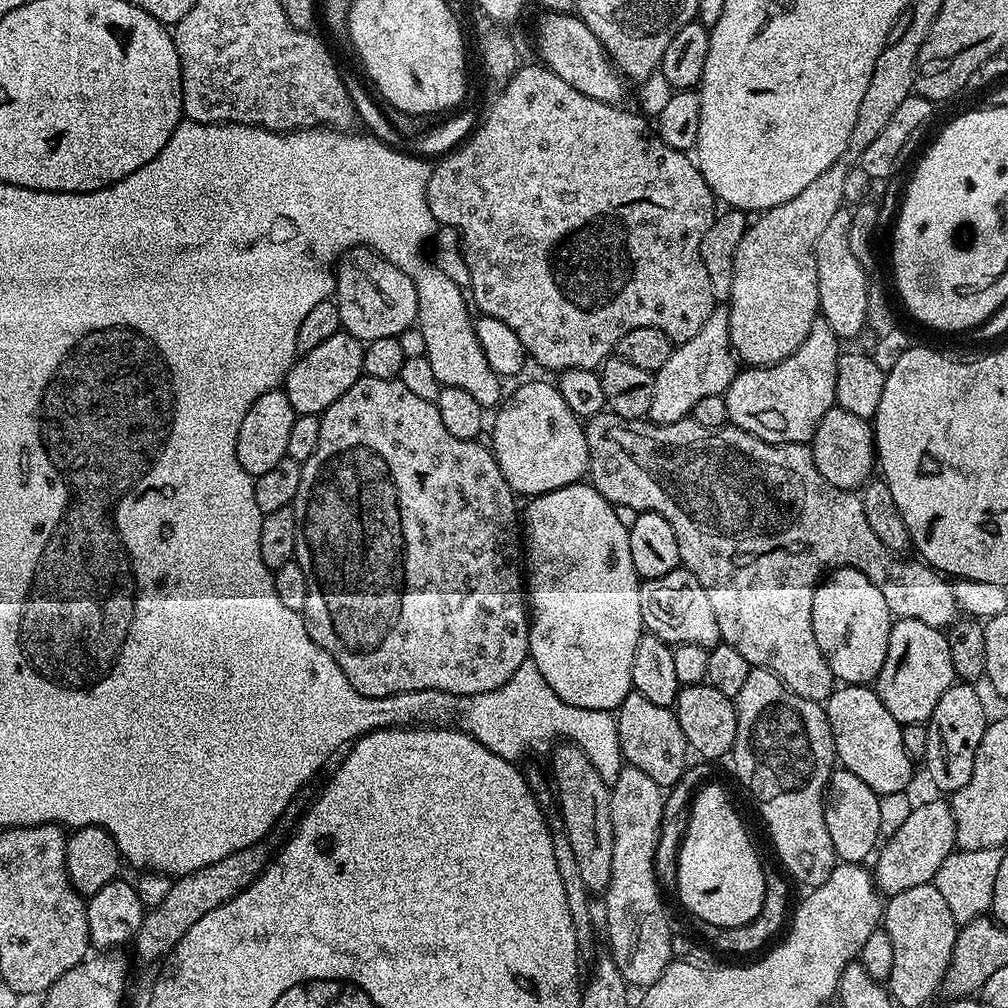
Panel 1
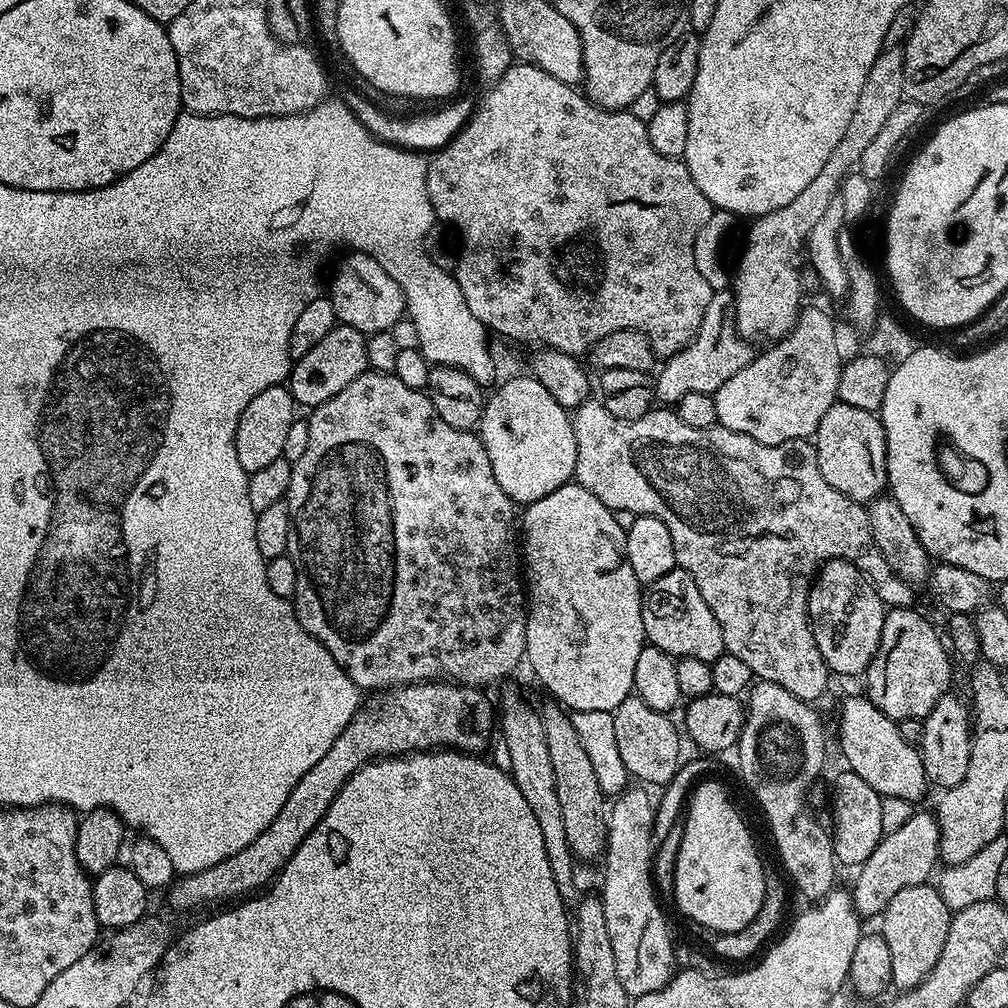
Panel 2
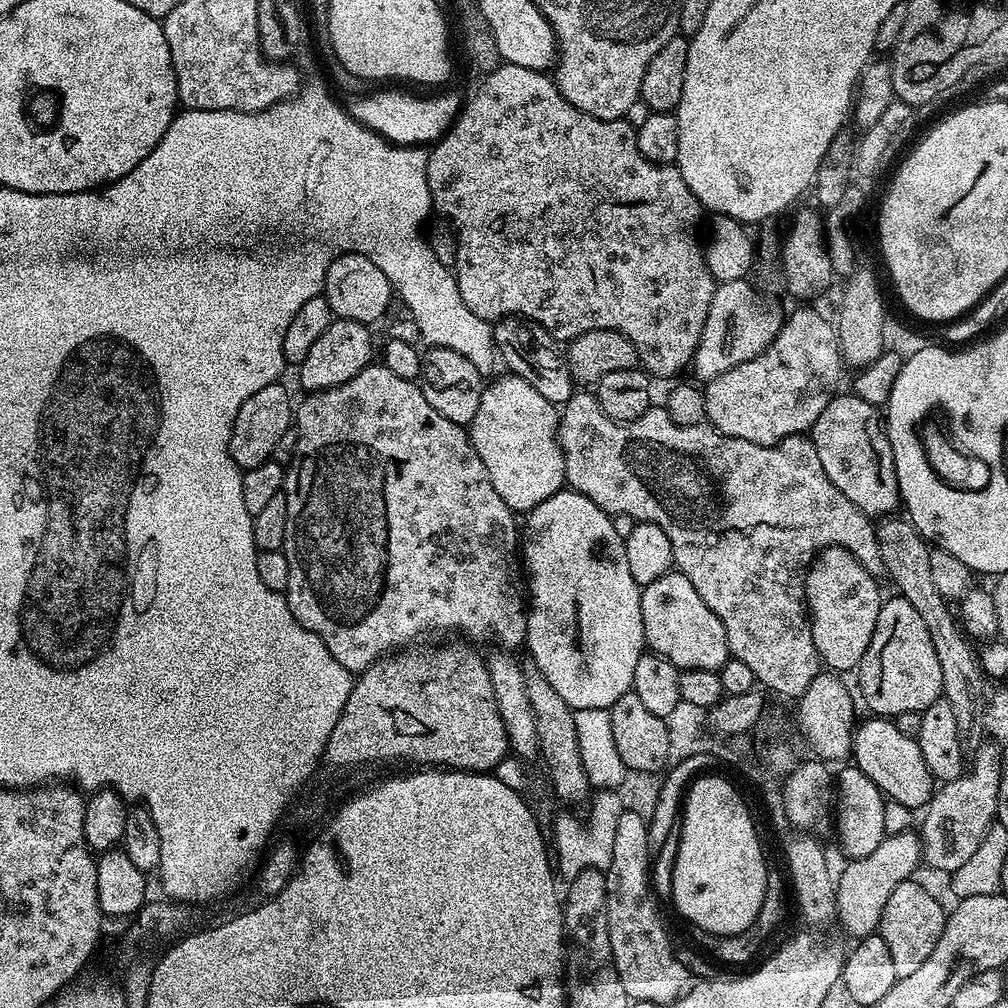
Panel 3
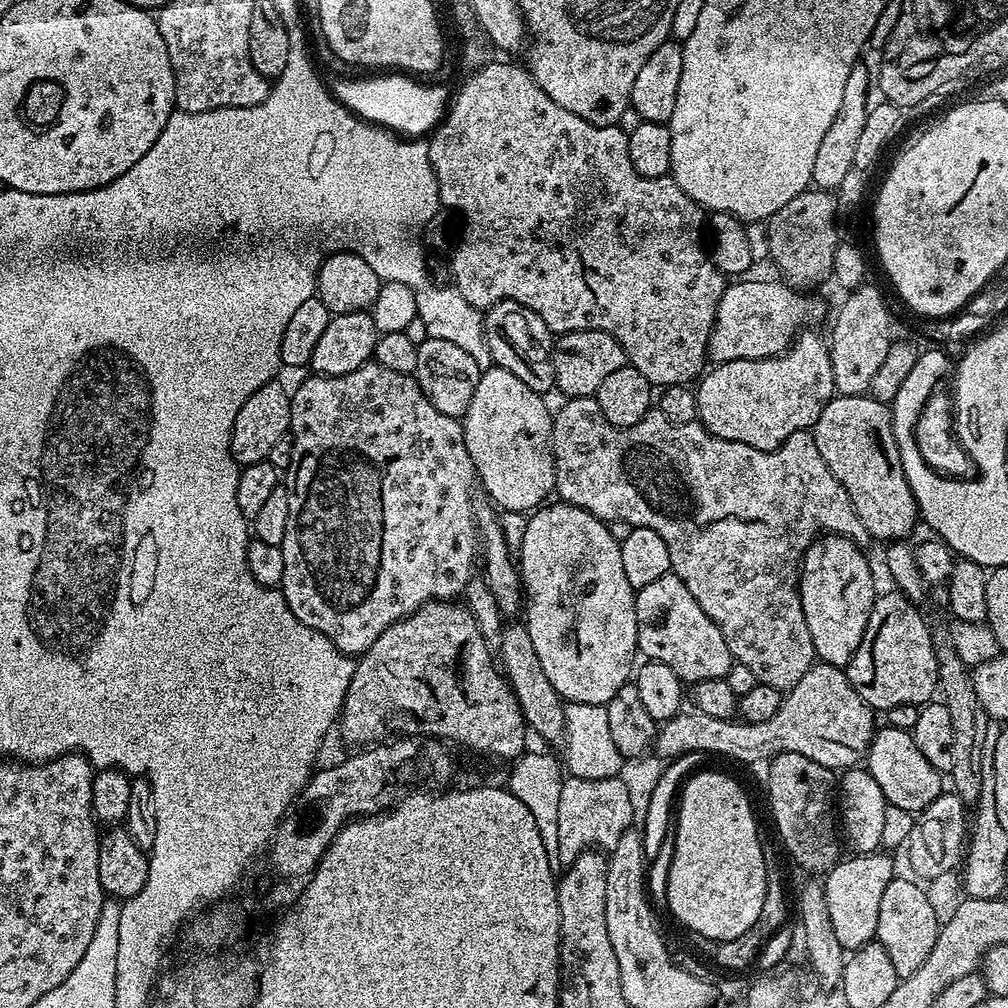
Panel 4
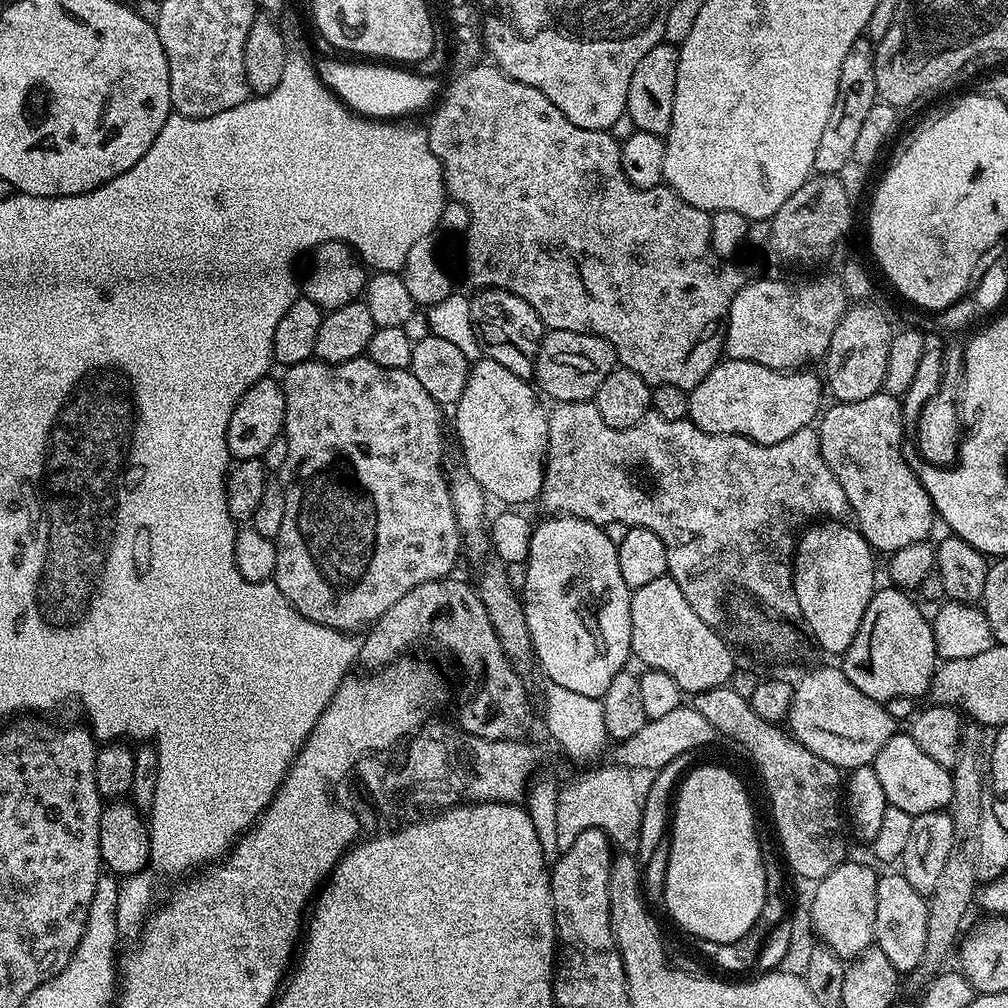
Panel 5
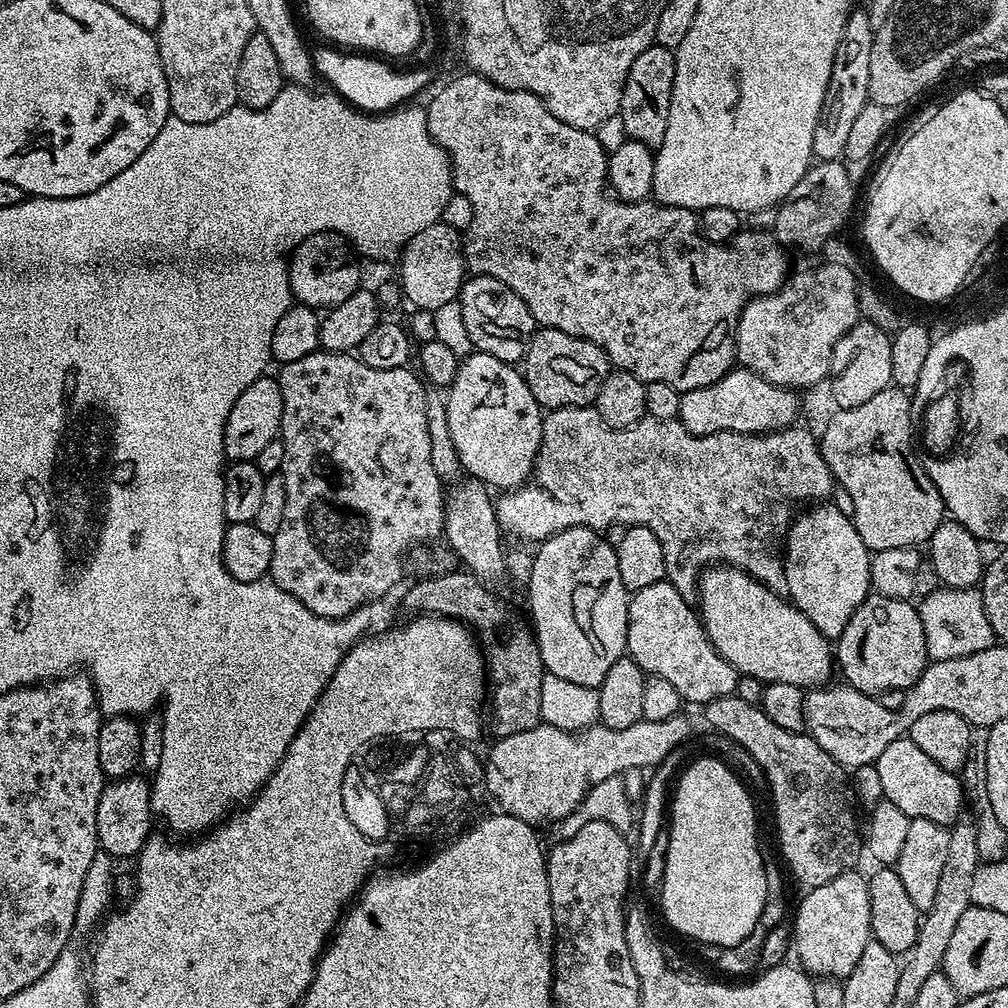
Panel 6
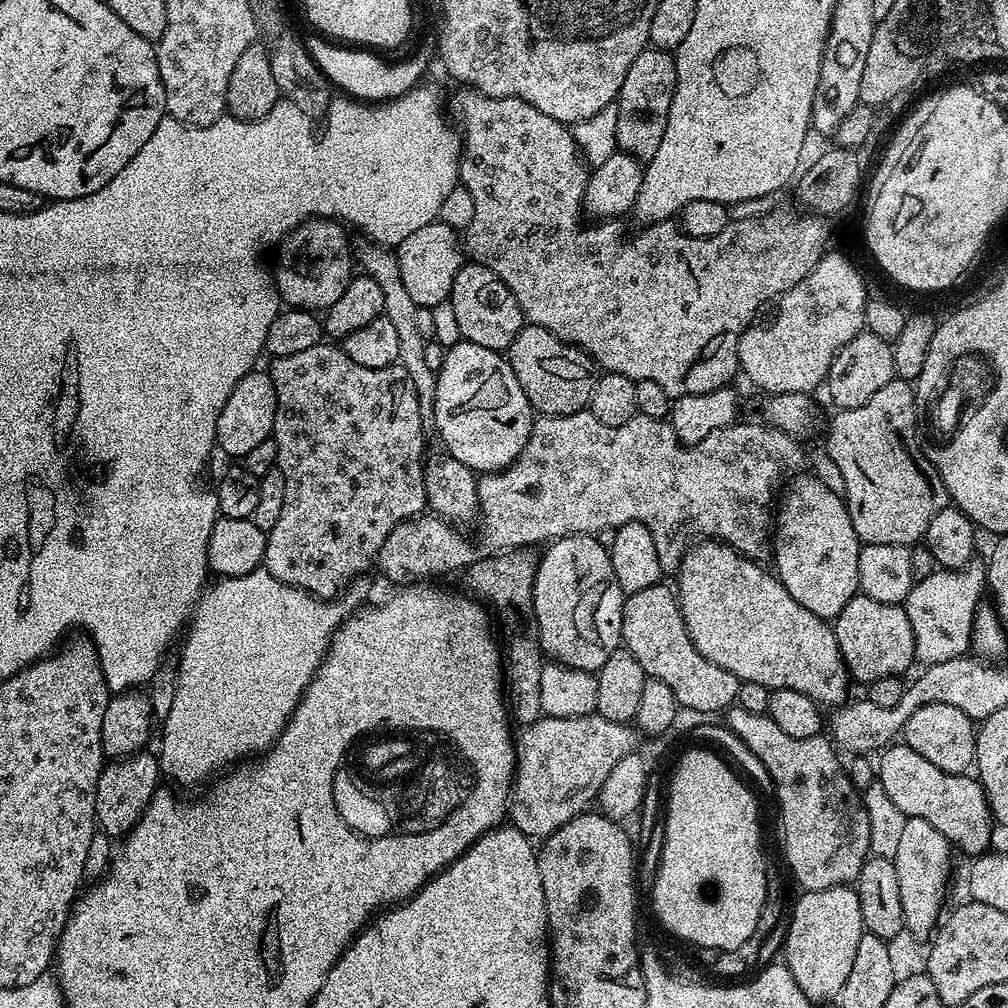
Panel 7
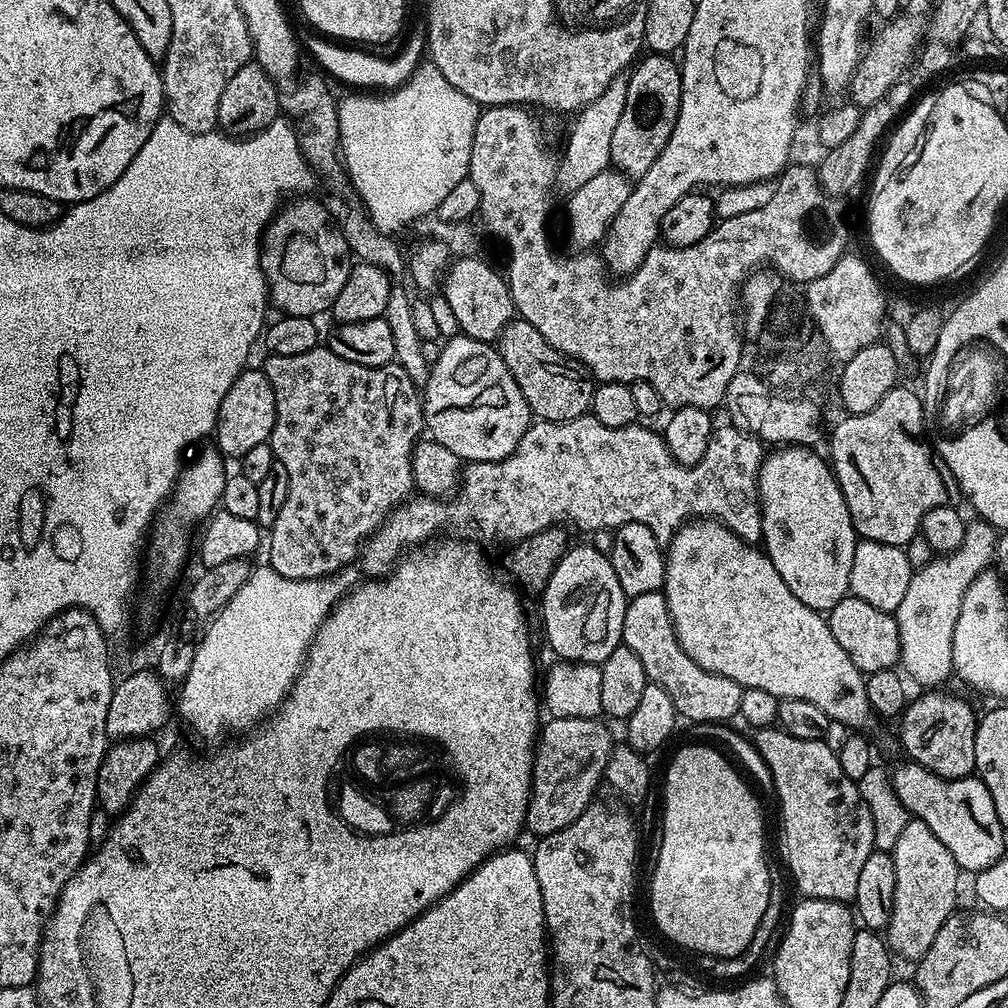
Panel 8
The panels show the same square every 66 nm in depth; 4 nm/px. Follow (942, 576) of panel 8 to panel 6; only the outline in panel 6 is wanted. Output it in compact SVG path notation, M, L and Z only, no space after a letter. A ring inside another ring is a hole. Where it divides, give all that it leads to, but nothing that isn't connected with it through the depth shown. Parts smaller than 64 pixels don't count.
M937 588L918 607L925 631L927 654L931 661L969 656L995 645L996 639L985 616L984 599L975 588Z

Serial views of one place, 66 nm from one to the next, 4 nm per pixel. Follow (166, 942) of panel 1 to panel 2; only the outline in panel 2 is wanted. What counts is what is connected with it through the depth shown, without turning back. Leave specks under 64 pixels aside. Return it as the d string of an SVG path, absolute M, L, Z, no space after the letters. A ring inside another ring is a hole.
M429 682L406 684L373 695L376 697L372 704L380 708L380 720L372 720L367 710L357 712L346 730L334 738L334 746L330 746L324 757L315 766L310 766L302 778L298 778L298 786L290 790L286 806L278 810L278 818L274 818L274 822L270 822L270 826L266 826L266 830L262 830L262 834L258 834L250 846L238 850L238 854L230 854L230 858L222 858L222 862L201 872L191 872L173 879L166 892L169 906L176 912L192 912L195 908L204 908L219 900L236 902L263 889L284 867L294 850L302 846L310 830L318 826L338 790L342 790L344 783L370 760L426 752L441 746L457 752L483 753L492 736L492 724L494 728L494 704L480 692L483 691L479 687L467 684Z

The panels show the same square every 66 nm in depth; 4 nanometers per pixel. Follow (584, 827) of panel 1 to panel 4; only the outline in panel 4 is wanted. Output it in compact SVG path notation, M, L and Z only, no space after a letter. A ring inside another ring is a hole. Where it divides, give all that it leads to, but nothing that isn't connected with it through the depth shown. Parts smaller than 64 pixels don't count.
M527 623L503 625L502 646L498 653L502 670L512 686L512 693L518 698L518 706L524 715L524 722L533 733L537 732L548 744L563 745L566 730L565 701L560 699L558 690L550 686L550 678L542 671L542 662L534 650L534 642L530 642Z

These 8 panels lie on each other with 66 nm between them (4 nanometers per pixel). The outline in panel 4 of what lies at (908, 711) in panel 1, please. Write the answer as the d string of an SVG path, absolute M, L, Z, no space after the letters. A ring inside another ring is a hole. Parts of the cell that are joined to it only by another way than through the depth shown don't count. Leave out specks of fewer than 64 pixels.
M889 590L885 596L884 593L877 595L874 606L870 610L870 622L866 622L866 634L862 634L862 642L858 642L858 650L854 650L854 658L850 658L846 669L848 681L874 710L880 708L887 710L907 704L923 706L937 695L940 675L932 645L932 628L916 608L919 607L913 601L907 600L901 592Z

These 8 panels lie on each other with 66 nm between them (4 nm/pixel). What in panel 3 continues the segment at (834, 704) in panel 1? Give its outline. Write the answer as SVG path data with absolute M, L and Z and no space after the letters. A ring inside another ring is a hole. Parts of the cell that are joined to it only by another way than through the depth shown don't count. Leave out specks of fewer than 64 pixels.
M868 718L865 724L863 721L852 738L852 751L855 767L860 768L887 799L902 802L902 806L913 810L923 809L932 799L934 781L922 758L922 750L915 739L902 734L891 719Z

